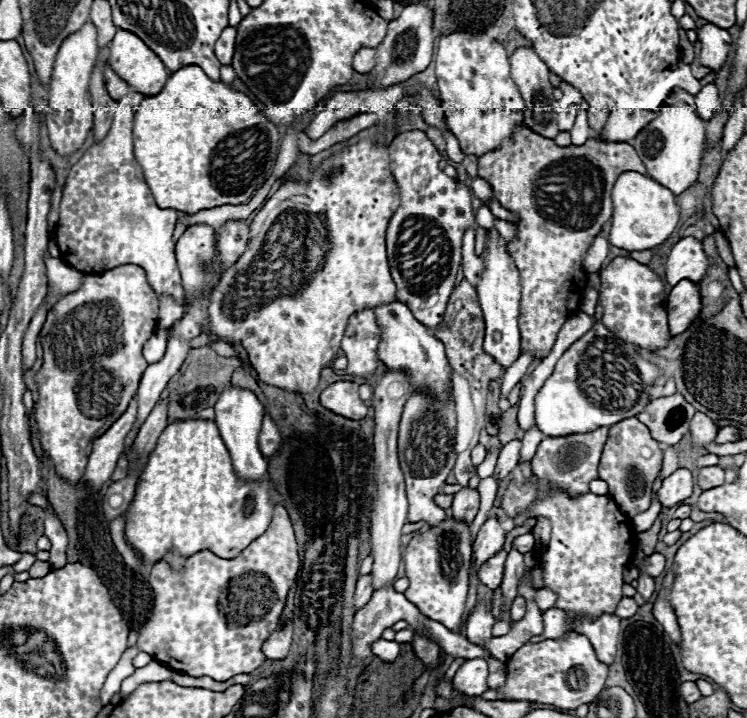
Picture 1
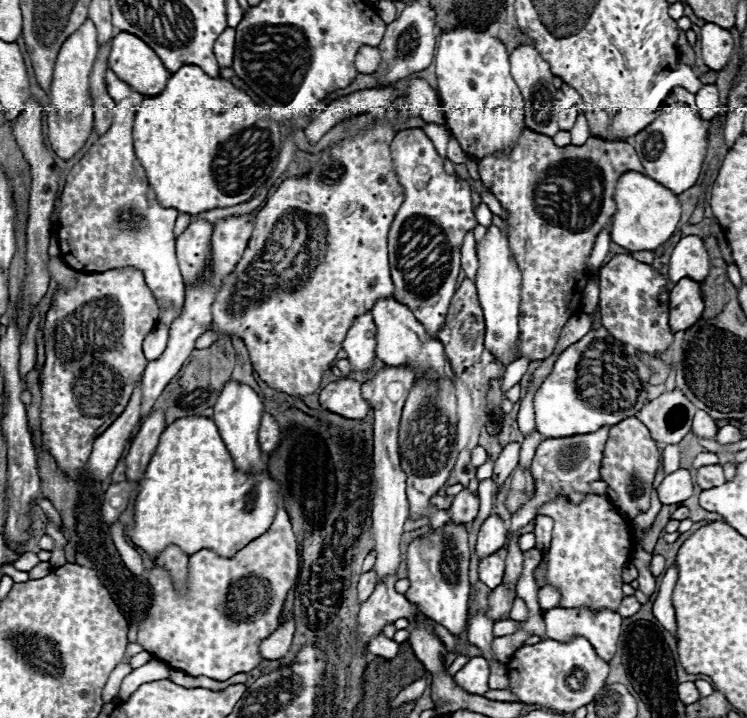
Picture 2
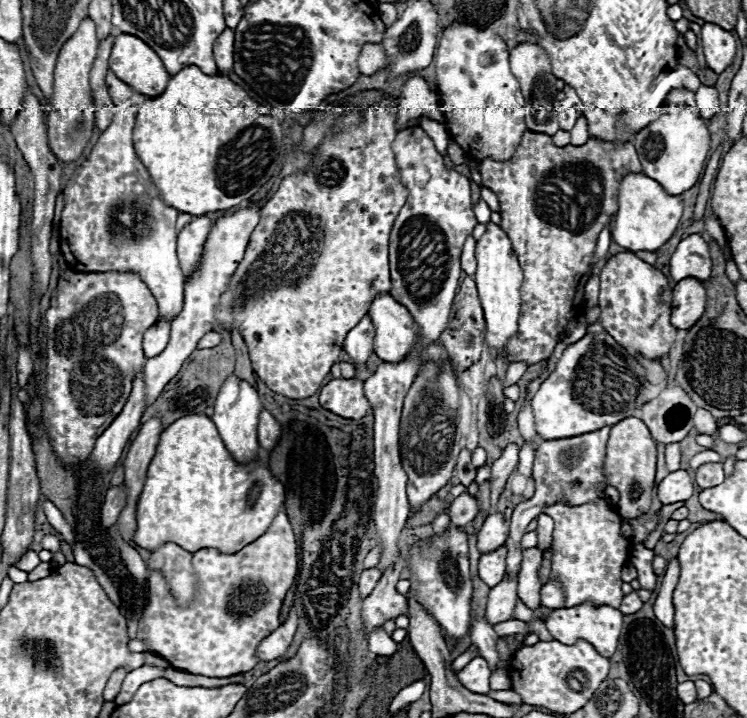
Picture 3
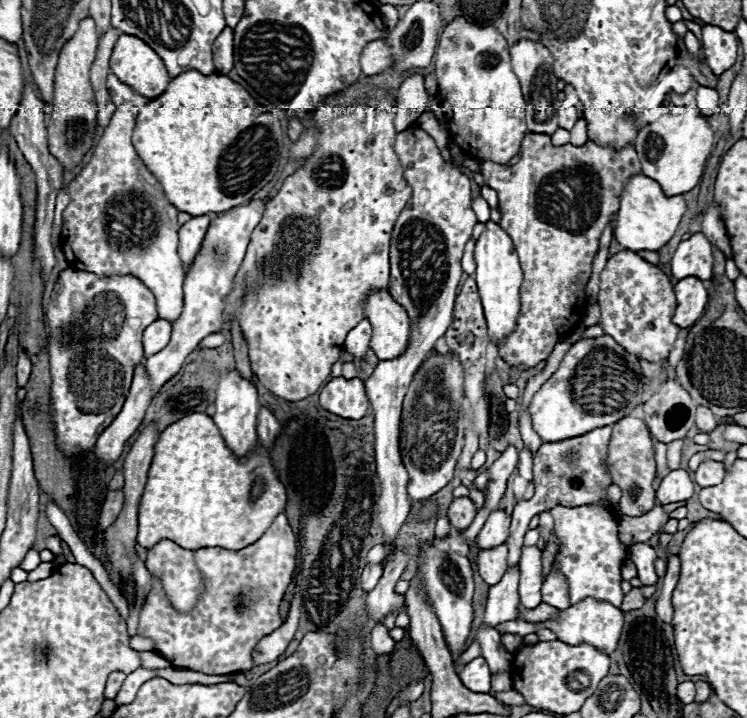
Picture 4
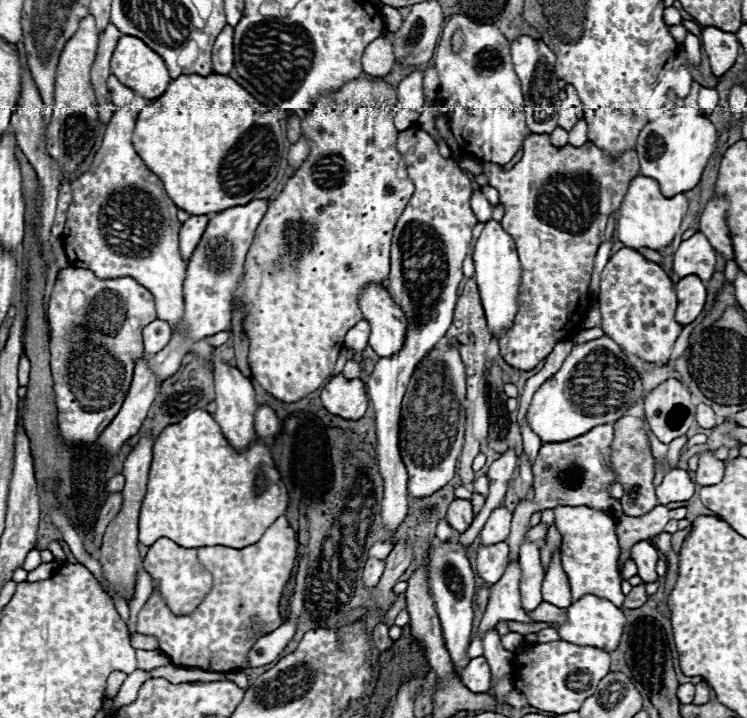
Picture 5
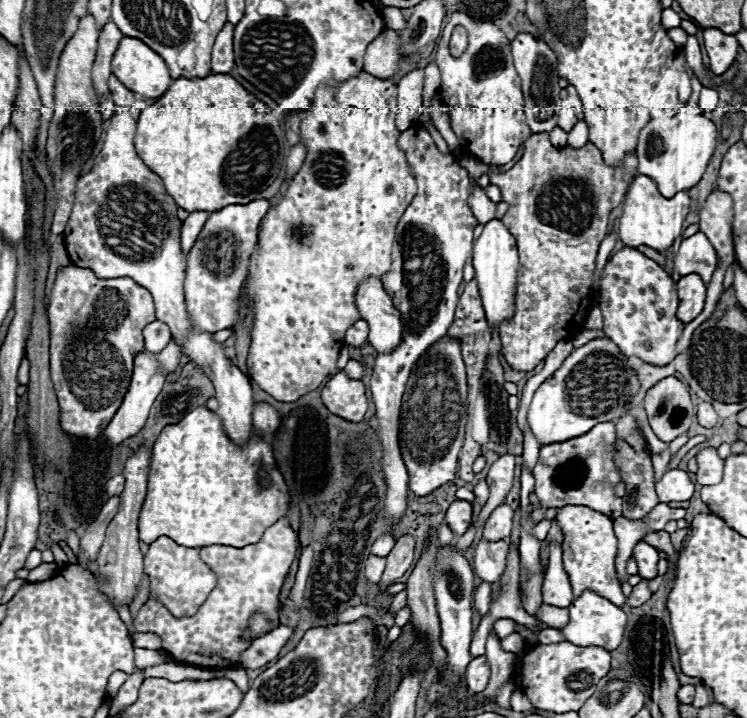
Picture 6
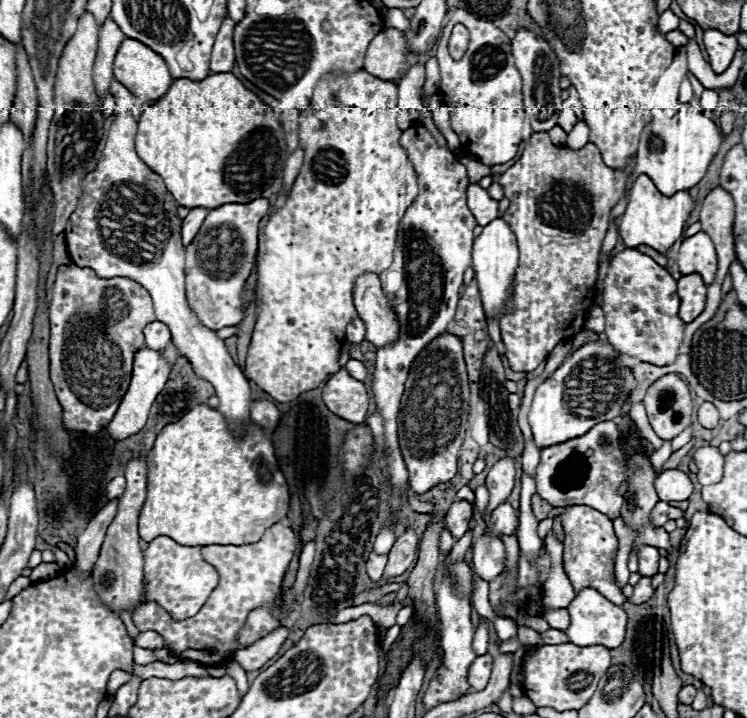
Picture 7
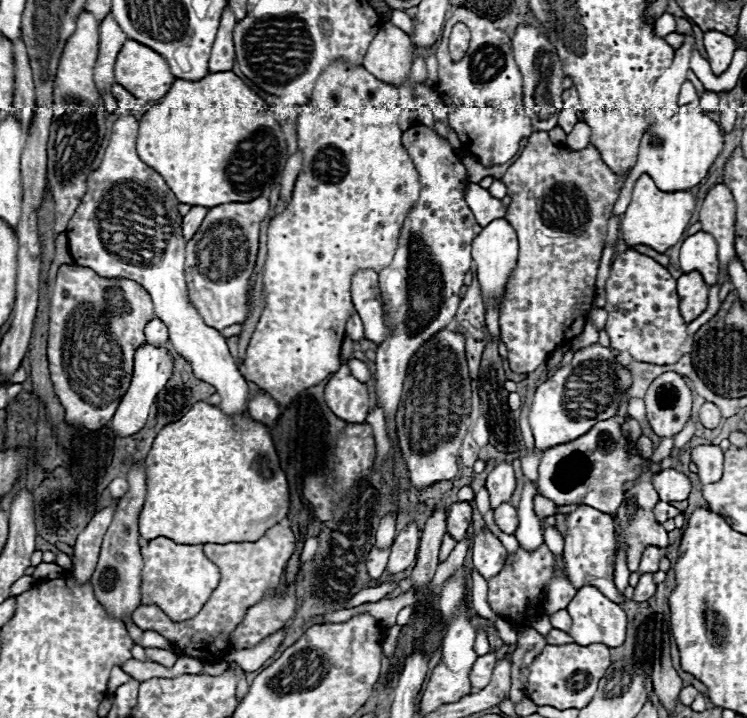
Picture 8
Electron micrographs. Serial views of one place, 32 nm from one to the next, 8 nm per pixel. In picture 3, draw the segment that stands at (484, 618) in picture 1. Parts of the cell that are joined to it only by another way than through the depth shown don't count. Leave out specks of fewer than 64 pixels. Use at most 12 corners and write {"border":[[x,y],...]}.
{"border":[[484,618],[472,622],[470,640],[492,670],[508,668],[496,652],[498,634]]}

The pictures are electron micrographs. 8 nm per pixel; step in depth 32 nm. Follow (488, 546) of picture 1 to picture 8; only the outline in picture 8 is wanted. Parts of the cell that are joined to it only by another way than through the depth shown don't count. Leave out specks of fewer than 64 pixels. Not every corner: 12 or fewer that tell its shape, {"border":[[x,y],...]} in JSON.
{"border":[[508,502],[494,510],[496,526],[506,534],[518,528],[518,512]]}

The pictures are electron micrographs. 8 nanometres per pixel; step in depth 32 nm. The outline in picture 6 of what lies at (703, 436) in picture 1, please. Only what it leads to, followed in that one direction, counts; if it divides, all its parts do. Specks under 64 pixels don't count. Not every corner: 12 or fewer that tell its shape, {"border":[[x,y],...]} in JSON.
{"border":[[698,404],[698,422],[704,428],[718,424],[712,404]]}

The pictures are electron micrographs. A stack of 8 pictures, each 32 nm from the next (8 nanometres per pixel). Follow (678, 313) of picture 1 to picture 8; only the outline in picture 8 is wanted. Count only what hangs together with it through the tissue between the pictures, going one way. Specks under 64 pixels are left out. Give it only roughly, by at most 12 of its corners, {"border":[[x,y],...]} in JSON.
{"border":[[700,272],[678,278],[680,312],[686,322],[708,306],[708,284]]}

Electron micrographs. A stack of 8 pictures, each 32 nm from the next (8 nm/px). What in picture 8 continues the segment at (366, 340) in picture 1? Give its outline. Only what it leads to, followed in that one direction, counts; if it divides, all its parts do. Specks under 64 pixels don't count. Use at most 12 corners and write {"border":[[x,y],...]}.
{"border":[[356,312],[348,318],[346,334],[352,340],[364,336],[362,322]]}

